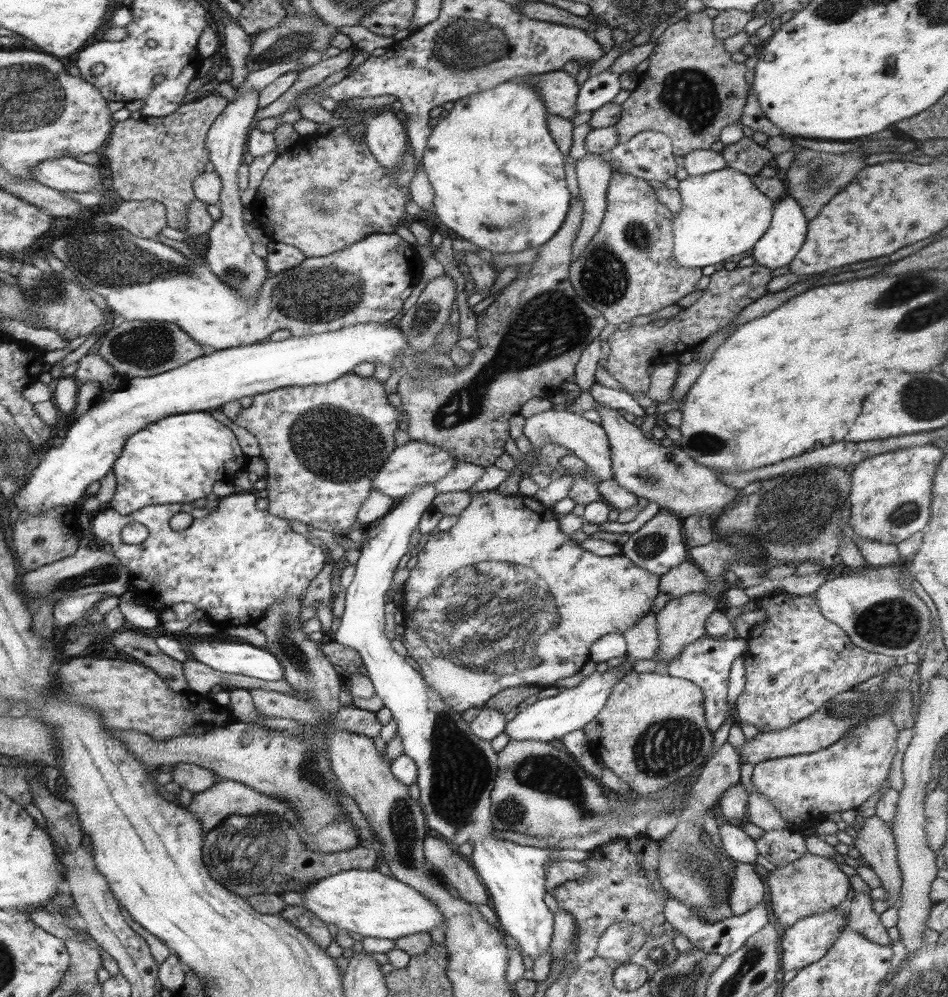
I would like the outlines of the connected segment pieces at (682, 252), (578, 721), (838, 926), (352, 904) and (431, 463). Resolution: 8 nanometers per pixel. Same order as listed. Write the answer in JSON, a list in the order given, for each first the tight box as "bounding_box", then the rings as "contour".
[{"bounding_box":[671,168,775,268],"contour":[[[723,168],[711,174],[703,174],[703,176],[687,176],[685,180],[679,180],[677,192],[681,196],[681,208],[679,212],[671,214],[671,236],[673,236],[671,256],[675,258],[677,264],[685,268],[713,266],[717,262],[723,262],[729,256],[749,252],[755,246],[755,242],[759,242],[759,238],[767,232],[771,218],[773,218],[771,212],[773,212],[775,200],[761,194],[753,186],[751,176],[731,170],[731,168]]]},{"bounding_box":[503,670,625,742],"contour":[[[609,670],[607,672],[593,672],[591,676],[587,676],[575,688],[563,690],[557,696],[551,696],[551,698],[537,700],[531,706],[525,706],[523,710],[519,710],[505,724],[503,734],[509,736],[509,742],[551,742],[553,738],[563,738],[565,734],[581,730],[583,726],[587,726],[589,722],[595,720],[595,716],[605,706],[605,700],[609,696],[611,688],[623,676],[625,676],[625,672],[621,672],[621,674],[613,674]]]},{"bounding_box":[779,906,849,972],"contour":[[[837,906],[833,910],[827,910],[827,912],[819,912],[815,916],[807,916],[807,918],[801,918],[797,920],[793,926],[789,926],[779,944],[781,944],[781,970],[783,972],[791,972],[791,970],[801,970],[801,968],[807,968],[809,964],[821,960],[835,944],[835,940],[839,938],[839,934],[845,930],[849,918],[847,918],[847,912],[843,910],[843,906]]]},{"bounding_box":[301,870,447,940],"contour":[[[343,870],[333,874],[331,878],[319,880],[307,890],[301,892],[303,908],[321,918],[323,922],[331,922],[339,930],[357,932],[365,938],[385,938],[399,940],[415,934],[429,934],[435,928],[443,928],[447,922],[445,914],[439,912],[439,904],[435,900],[427,900],[423,892],[413,888],[403,880],[395,880],[395,876],[383,876],[379,870]]]},{"bounding_box":[371,442,457,498],"contour":[[[409,442],[409,444],[397,446],[391,452],[391,456],[383,462],[383,468],[375,474],[371,482],[371,492],[379,492],[389,498],[405,498],[405,494],[413,492],[417,486],[423,486],[427,482],[435,484],[441,478],[445,478],[455,468],[455,464],[457,460],[451,458],[451,454],[445,452],[443,448],[431,446],[427,442]]]}]

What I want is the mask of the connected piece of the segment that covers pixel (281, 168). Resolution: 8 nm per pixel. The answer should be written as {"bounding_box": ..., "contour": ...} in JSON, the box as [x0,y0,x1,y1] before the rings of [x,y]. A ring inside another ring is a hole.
{"bounding_box":[247,126,417,258],"contour":[[[365,126],[363,132],[351,134],[349,130],[341,136],[329,138],[325,136],[299,136],[297,142],[287,148],[283,154],[275,158],[275,164],[269,166],[263,176],[253,202],[247,206],[253,214],[253,222],[263,230],[265,238],[271,242],[281,242],[293,248],[299,248],[305,258],[319,258],[327,254],[335,254],[345,246],[355,242],[363,242],[371,234],[395,234],[401,224],[411,222],[407,204],[411,202],[411,178],[417,172],[417,164],[409,150],[403,152],[403,160],[397,166],[383,166],[375,156],[371,156],[365,142]]]}

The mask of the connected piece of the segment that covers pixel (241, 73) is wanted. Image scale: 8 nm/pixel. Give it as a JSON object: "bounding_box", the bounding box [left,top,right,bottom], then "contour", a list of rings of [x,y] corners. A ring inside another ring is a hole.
{"bounding_box":[219,20,251,90],"contour":[[[233,20],[221,22],[223,28],[219,30],[221,44],[225,48],[225,58],[231,66],[231,78],[229,78],[229,88],[239,90],[239,84],[245,82],[249,70],[247,70],[247,54],[251,52],[251,36],[241,30]]]}

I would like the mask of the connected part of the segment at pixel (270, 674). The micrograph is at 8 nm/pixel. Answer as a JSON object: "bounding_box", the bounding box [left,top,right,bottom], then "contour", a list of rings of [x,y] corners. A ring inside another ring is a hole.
{"bounding_box":[187,640,285,682],"contour":[[[197,640],[187,648],[187,652],[191,654],[191,660],[197,660],[219,672],[245,674],[269,682],[285,680],[281,660],[267,648],[255,648],[251,644],[233,644],[221,640]]]}

